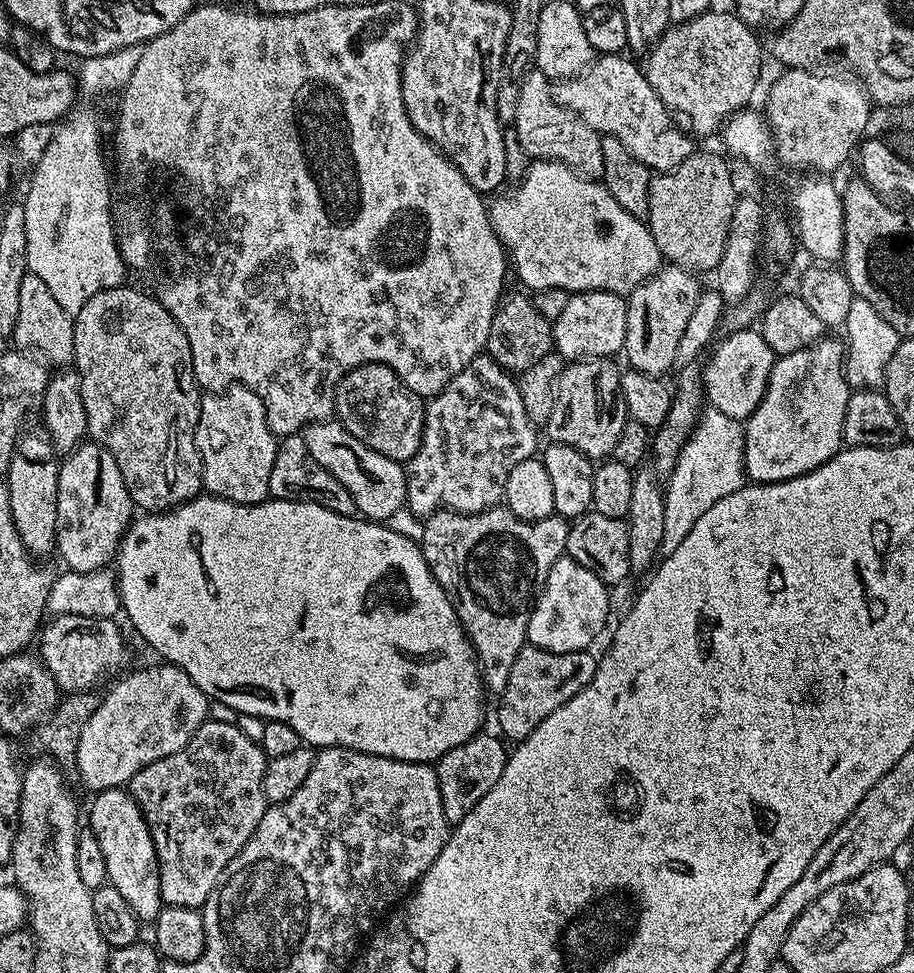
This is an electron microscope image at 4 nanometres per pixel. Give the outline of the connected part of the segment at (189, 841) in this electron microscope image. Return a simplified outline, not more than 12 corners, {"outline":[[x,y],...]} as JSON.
{"outline":[[208,718],[128,781],[165,905],[203,909],[266,807],[268,762]]}

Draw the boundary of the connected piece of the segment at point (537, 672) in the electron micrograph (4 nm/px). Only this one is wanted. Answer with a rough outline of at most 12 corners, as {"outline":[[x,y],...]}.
{"outline":[[518,650],[496,720],[534,734],[594,678],[588,650]]}

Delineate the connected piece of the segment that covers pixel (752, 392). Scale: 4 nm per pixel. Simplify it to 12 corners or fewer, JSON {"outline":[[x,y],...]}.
{"outline":[[752,328],[729,332],[703,365],[711,407],[743,422],[778,357]]}

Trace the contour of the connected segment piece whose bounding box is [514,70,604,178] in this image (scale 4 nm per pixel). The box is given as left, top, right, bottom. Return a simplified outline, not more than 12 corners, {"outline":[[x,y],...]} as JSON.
{"outline":[[524,80],[514,126],[530,158],[603,177],[600,133]]}

